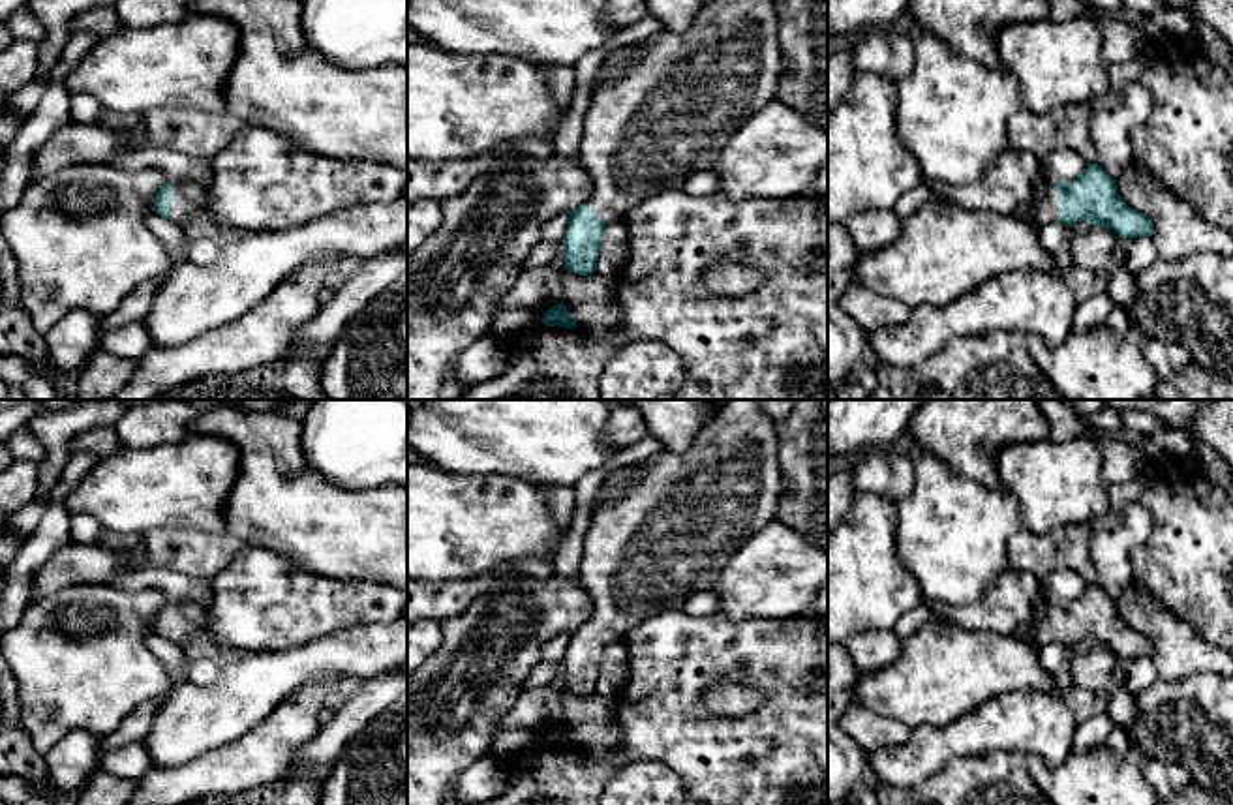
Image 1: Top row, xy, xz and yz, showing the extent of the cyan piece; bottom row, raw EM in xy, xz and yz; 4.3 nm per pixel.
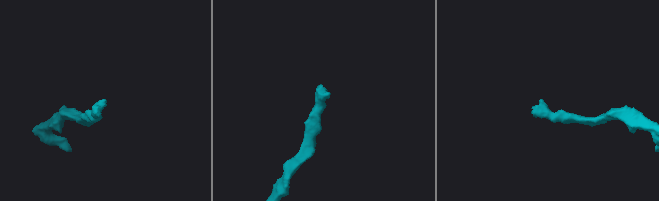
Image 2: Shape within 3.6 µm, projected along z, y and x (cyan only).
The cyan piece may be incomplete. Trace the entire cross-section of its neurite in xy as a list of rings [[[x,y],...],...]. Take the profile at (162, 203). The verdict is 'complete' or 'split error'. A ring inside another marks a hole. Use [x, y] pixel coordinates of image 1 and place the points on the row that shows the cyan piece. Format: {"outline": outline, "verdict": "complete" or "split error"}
{"outline": [[[193,180],[165,182],[154,199],[152,210],[180,227],[188,227],[199,214],[206,214],[208,199],[210,186]]], "verdict": "split error"}

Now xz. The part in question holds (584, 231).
{"outline": [[[715,0],[687,32],[662,30],[644,41],[638,60],[616,53],[604,60],[601,69],[604,77],[593,86],[578,152],[593,180],[593,193],[569,214],[561,240],[565,244],[565,268],[578,276],[597,272],[606,223],[623,221],[634,205],[661,191],[683,188],[691,175],[711,169],[730,137],[777,98],[783,53],[777,41],[775,0]]], "verdict": "split error"}

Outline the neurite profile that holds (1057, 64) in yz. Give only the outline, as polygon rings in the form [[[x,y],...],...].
[[[1087,15],[1066,23],[1042,19],[1006,24],[997,32],[997,53],[1019,83],[1023,107],[1036,114],[1066,105],[1088,105],[1111,90],[1102,56],[1102,32]]]

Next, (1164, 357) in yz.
[[[1139,338],[1145,358],[1156,370],[1158,379],[1169,379],[1179,366],[1188,362],[1188,355],[1182,345],[1165,343],[1160,340]]]

